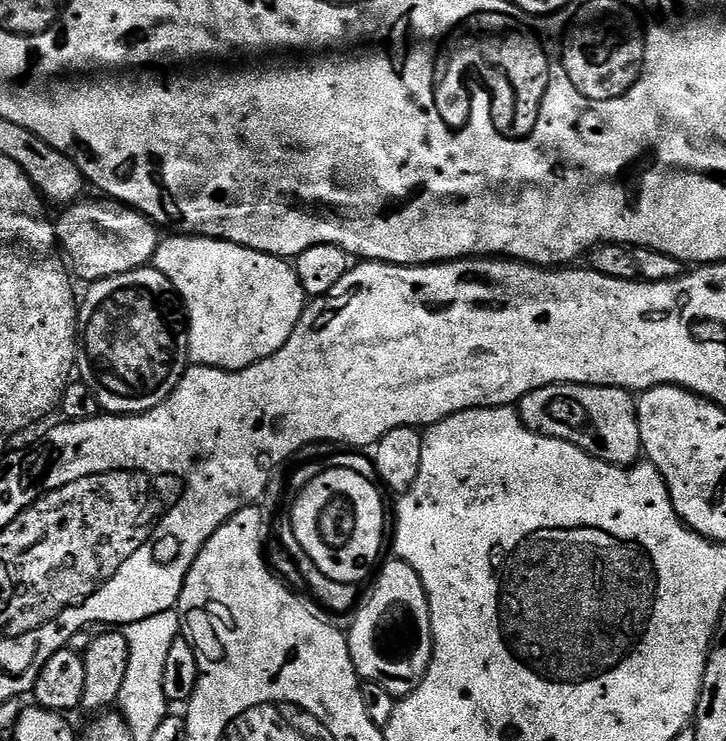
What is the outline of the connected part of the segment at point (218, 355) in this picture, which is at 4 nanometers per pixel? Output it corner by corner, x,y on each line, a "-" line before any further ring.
168,234
161,239
158,250
154,254
151,267
156,268
174,286
174,290
180,295
180,302
184,305
186,319
188,321
188,359
193,365
202,368
221,368
227,372
237,372
246,366
254,366
262,358
270,358
294,334
294,326
298,326
300,316
306,307
306,297
302,290
302,282
298,282
298,274
295,267
287,259
271,256
258,250
250,250
246,246
238,246
234,242
215,240
205,236
186,236
183,234

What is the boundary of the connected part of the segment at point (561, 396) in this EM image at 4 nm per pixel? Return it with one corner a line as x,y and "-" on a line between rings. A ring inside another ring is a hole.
551,384
523,396
518,411
520,421
532,432
576,444
602,462
627,468
641,459
636,400
626,388

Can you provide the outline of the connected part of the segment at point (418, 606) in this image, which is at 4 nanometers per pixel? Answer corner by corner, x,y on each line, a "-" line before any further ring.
391,559
379,565
372,589
364,605
362,600
355,609
352,629
347,629
346,635
350,658
361,681
382,686
392,696
403,698
420,685
432,661
432,623
422,578
405,560

